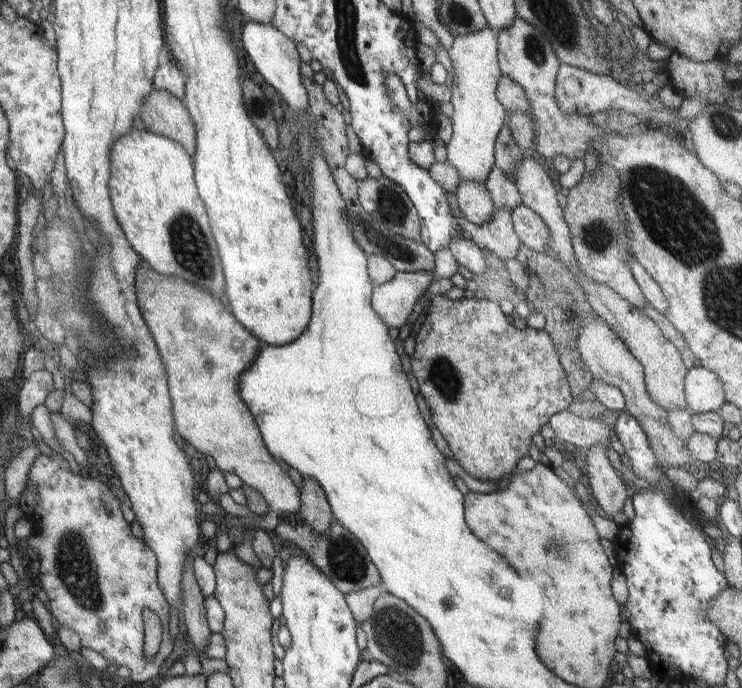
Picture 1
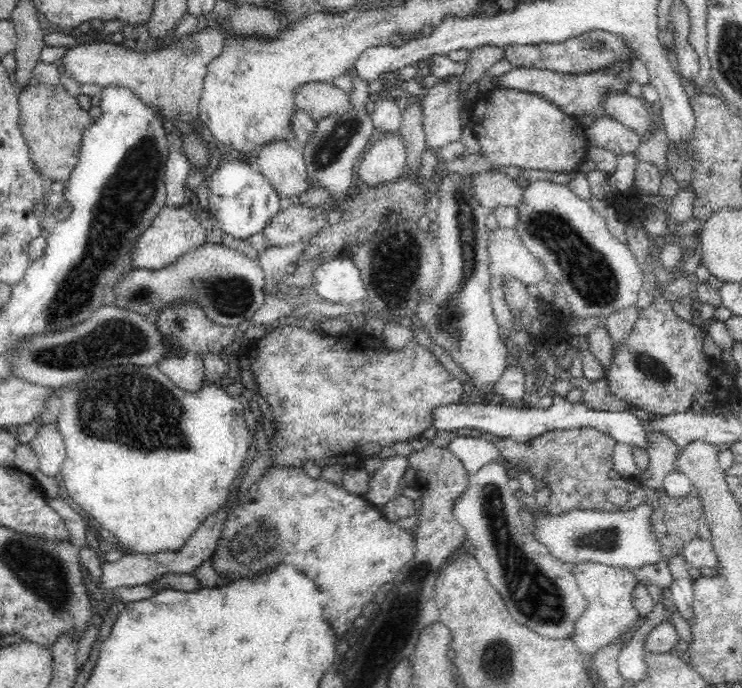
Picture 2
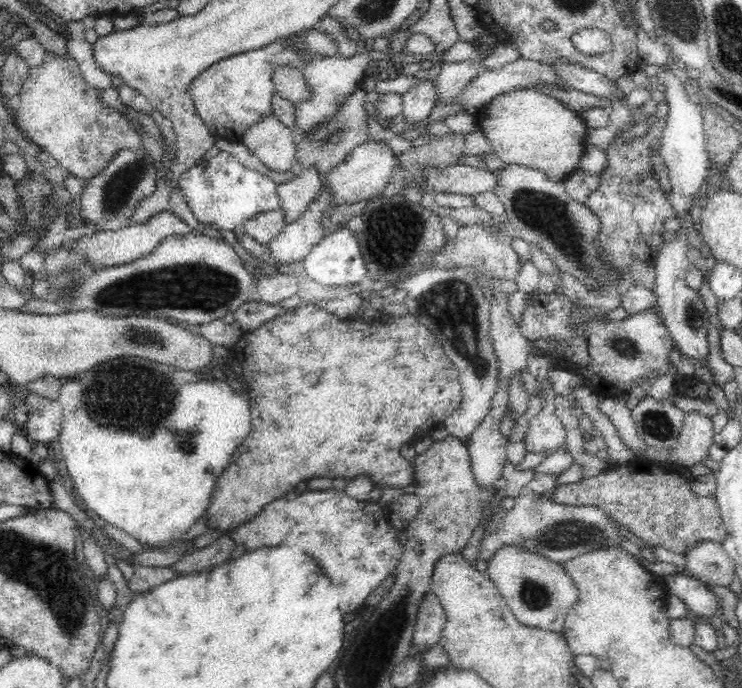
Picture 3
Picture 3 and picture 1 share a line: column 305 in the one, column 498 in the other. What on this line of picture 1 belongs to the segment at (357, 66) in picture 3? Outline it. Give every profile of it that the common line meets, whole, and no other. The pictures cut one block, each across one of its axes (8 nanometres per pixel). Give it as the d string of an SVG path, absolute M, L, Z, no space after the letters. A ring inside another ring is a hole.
M488 26L463 35L453 34L448 50L453 68L451 82L452 135L445 145L446 162L459 172L460 180L473 180L484 184L489 170L494 166L494 142L507 112L495 98L495 87L501 77L498 67L496 32Z

